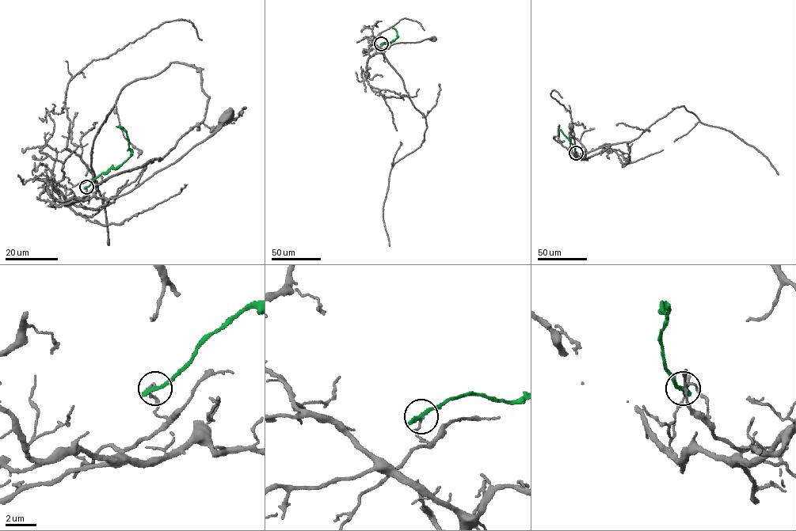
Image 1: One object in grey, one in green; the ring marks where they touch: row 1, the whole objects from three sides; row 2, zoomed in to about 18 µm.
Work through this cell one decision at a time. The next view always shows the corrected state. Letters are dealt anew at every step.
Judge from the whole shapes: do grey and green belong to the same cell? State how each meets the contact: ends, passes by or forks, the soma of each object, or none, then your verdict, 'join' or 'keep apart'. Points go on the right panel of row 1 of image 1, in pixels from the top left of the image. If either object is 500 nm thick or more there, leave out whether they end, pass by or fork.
grey ends | green ends | grey (571, 126) | green none | keep apart

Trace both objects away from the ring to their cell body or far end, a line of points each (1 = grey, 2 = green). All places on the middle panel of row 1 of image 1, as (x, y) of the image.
1: (381, 43), (379, 47), (384, 50), (398, 43), (434, 39)
2: (381, 43), (393, 41), (398, 37), (396, 30), (392, 28)

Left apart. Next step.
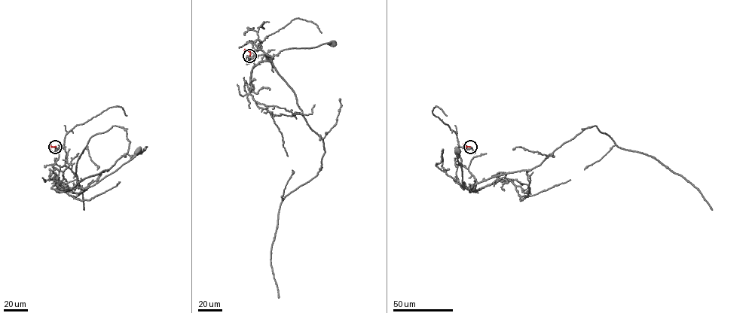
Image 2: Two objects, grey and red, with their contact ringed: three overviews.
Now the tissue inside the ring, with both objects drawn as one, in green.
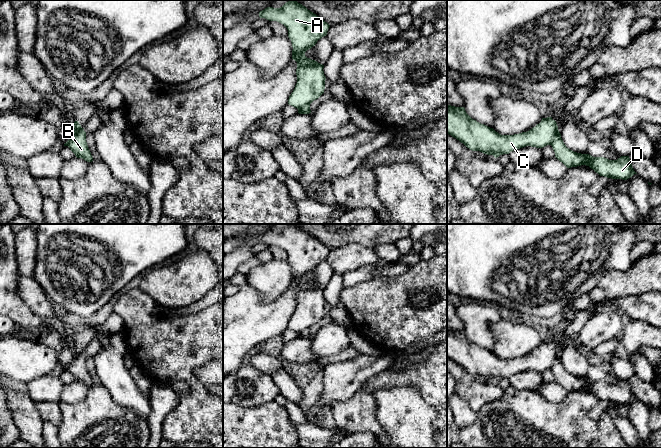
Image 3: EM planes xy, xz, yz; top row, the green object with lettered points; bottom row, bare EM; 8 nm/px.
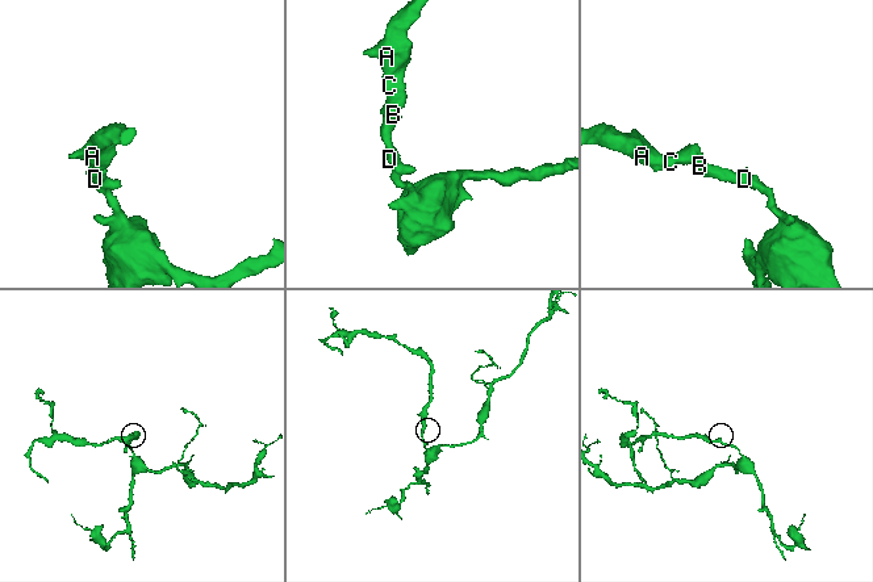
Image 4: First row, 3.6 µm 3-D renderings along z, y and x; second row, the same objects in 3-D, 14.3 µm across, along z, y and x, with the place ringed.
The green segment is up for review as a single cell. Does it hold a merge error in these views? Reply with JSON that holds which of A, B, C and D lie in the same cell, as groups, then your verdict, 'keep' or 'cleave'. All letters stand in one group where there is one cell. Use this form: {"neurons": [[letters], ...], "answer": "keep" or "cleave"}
{"neurons": [["A", "C"], ["B", "D"]], "answer": "cleave"}

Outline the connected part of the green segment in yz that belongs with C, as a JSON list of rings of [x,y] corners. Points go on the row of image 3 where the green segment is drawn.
[[[447,105],[447,134],[472,151],[480,151],[495,158],[526,146],[543,148],[551,145],[557,130],[556,121],[547,117],[527,132],[501,135],[472,119],[464,107]]]

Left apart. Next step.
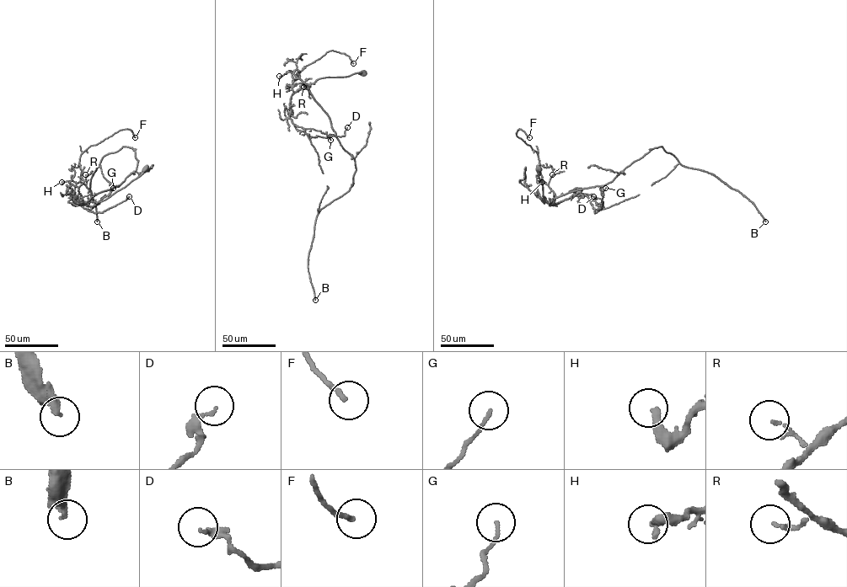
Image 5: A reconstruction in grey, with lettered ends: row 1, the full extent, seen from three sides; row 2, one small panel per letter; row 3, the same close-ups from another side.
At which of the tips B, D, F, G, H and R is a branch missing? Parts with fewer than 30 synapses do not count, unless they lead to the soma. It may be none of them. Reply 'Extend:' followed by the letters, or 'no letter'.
Extend: B

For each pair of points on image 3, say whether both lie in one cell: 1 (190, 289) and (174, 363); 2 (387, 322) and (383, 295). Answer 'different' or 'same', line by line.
1: different
2: same

